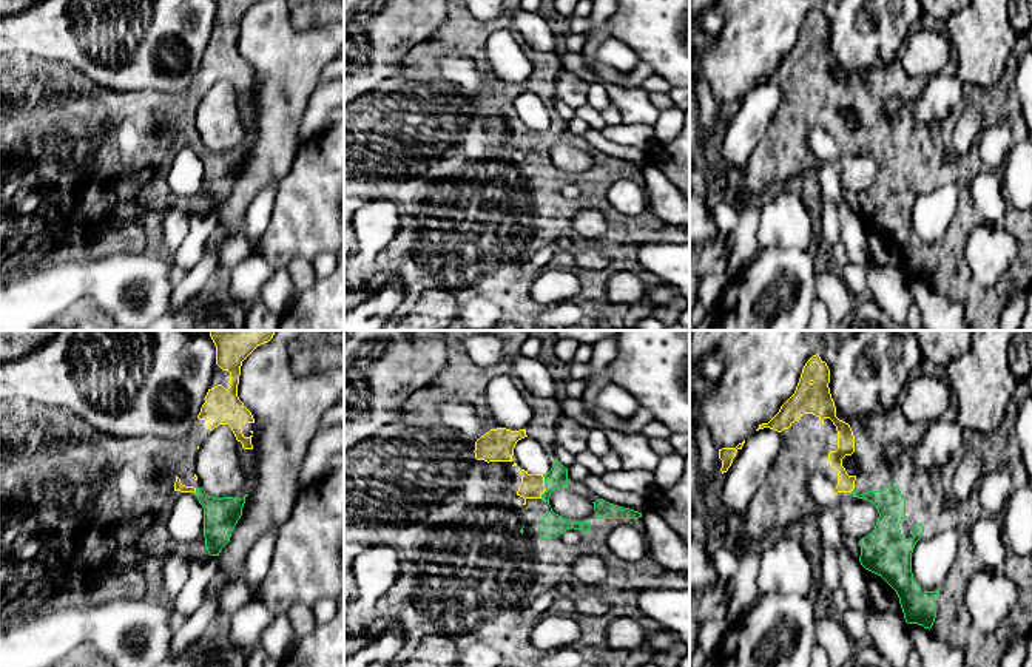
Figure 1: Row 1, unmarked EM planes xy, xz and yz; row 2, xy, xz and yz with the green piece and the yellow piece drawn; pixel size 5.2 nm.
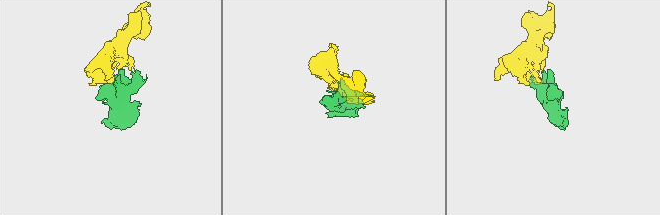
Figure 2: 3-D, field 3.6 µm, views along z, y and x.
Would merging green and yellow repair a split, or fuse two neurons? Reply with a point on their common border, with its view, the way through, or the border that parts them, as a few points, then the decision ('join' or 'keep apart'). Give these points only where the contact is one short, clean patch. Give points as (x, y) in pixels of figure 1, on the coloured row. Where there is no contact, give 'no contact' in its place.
xz (543, 493) | join

